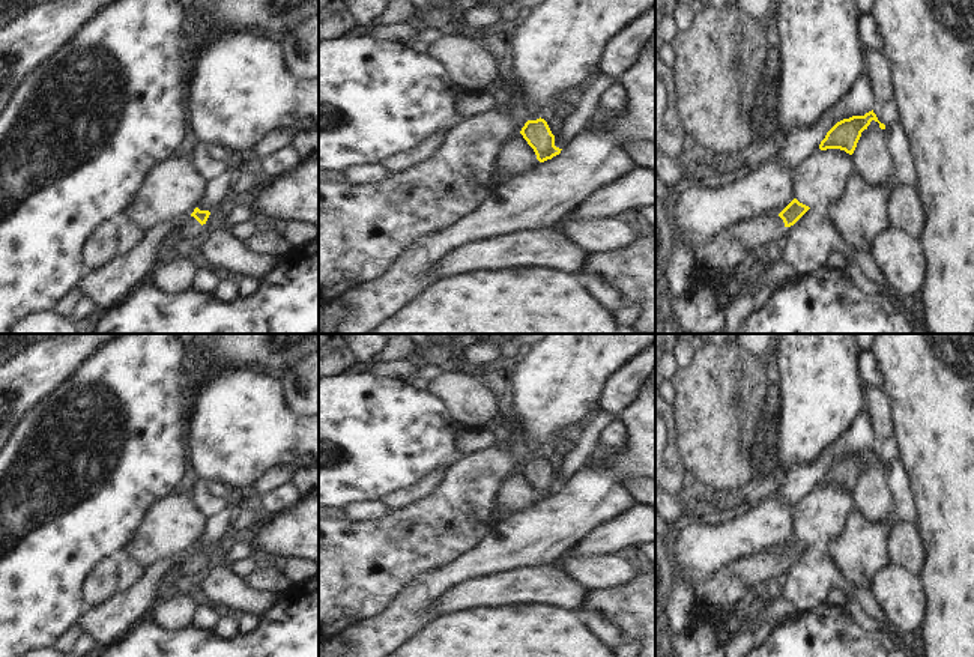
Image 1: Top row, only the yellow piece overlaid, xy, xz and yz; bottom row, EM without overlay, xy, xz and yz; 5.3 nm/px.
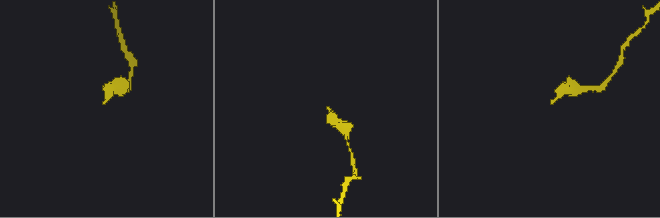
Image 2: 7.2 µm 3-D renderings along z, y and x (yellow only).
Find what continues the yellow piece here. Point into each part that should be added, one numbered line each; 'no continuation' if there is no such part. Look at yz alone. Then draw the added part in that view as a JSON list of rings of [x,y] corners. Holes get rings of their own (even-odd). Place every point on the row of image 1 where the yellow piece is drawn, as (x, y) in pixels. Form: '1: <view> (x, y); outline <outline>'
1: yz (755, 230); outline [[[765,213],[737,221],[729,229],[752,248],[777,238],[786,227],[779,213]]]

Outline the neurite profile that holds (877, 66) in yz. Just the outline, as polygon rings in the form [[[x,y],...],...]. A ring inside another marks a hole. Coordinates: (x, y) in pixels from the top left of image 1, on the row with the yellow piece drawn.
[[[863,45],[863,65],[875,102],[885,102],[893,98],[893,74],[890,62],[882,50]]]

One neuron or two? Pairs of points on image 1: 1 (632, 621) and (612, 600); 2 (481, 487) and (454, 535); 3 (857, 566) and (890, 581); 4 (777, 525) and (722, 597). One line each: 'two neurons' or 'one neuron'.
1: one neuron
2: one neuron
3: two neurons
4: two neurons

